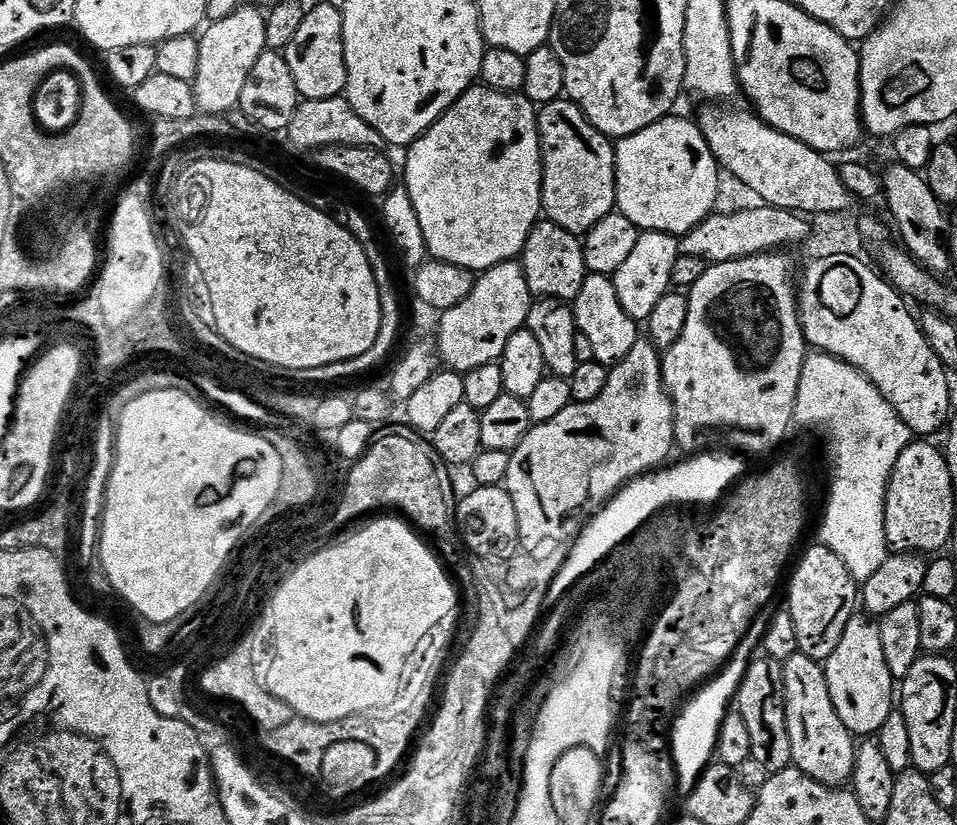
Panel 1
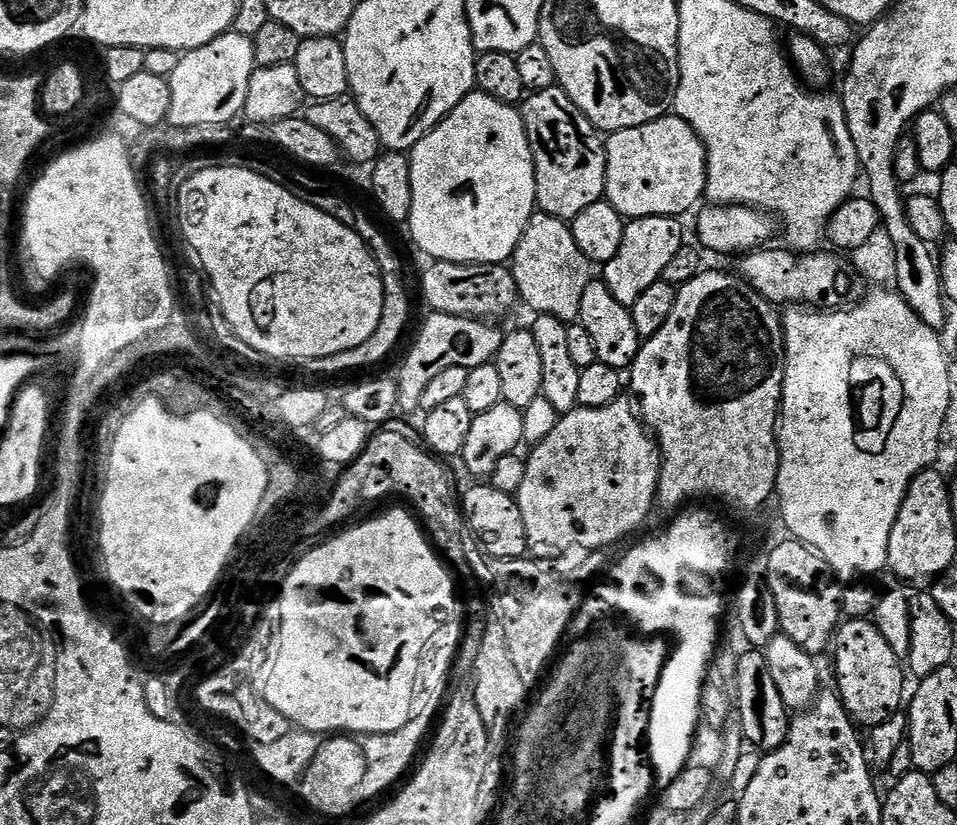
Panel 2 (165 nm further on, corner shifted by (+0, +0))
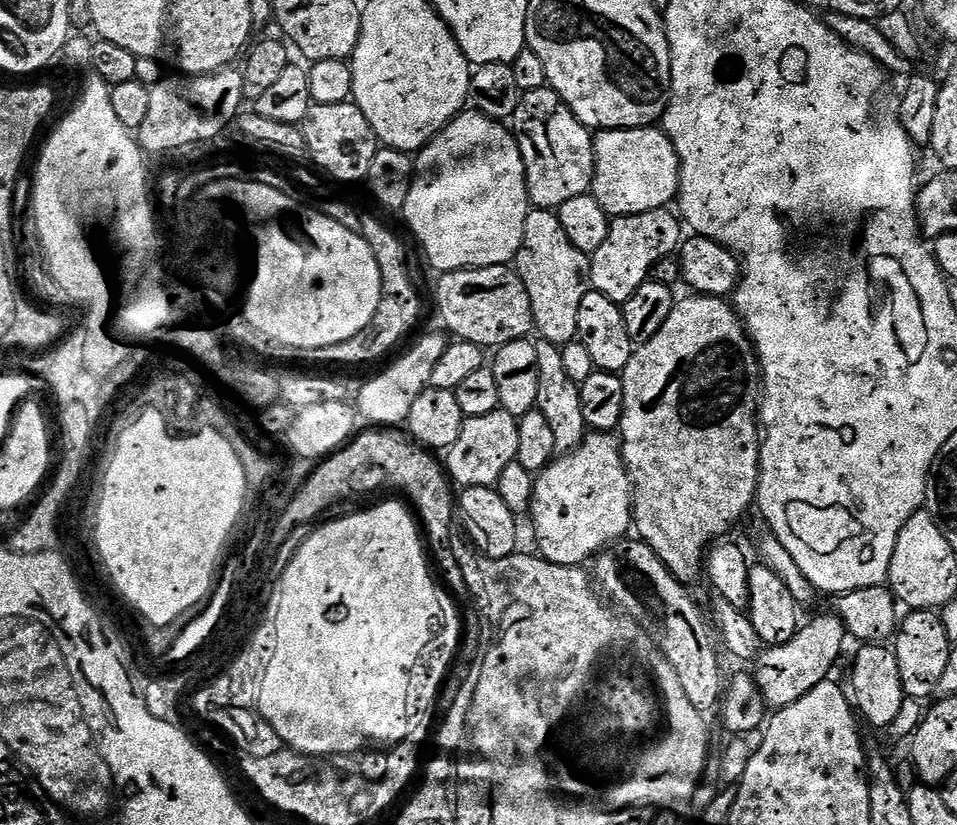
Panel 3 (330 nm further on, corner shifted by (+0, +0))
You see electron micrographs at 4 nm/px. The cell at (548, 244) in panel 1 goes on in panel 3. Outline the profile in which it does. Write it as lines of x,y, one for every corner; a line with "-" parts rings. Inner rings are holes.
538,207
529,211
514,267
522,278
522,286
526,286
526,294
530,294
535,331
540,331
543,339
561,346
577,339
578,306
582,306
582,298
586,298
590,290
592,266
589,253
578,250
578,246
570,242
555,211

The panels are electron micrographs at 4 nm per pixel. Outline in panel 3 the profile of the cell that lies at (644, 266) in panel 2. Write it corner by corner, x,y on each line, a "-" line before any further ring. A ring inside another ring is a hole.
668,208
615,217
608,225
606,242
602,242
602,246
591,253
591,287
606,294
606,298
616,304
624,305
634,294
634,290
638,290
638,286
650,279
656,263
673,255
681,247
680,228
682,229
681,217

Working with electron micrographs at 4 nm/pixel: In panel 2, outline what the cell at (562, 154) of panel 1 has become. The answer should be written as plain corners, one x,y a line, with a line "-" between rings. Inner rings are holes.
557,86
533,92
523,101
522,115
536,167
536,202
539,211
572,221
586,206
605,199
608,154
601,133

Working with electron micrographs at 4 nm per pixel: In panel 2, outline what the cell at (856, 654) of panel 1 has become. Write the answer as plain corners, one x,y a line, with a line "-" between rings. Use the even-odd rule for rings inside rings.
868,618
862,620
845,619
834,637
834,652
835,648
836,685
834,688
840,697
841,705
857,725
863,726
865,724
865,729
871,730
874,726
878,726
878,722
886,722
886,718
901,711
906,700
906,692
904,696
906,672
902,667
901,657
896,656
894,650
890,650
890,645
886,642
886,638
882,638
875,622

